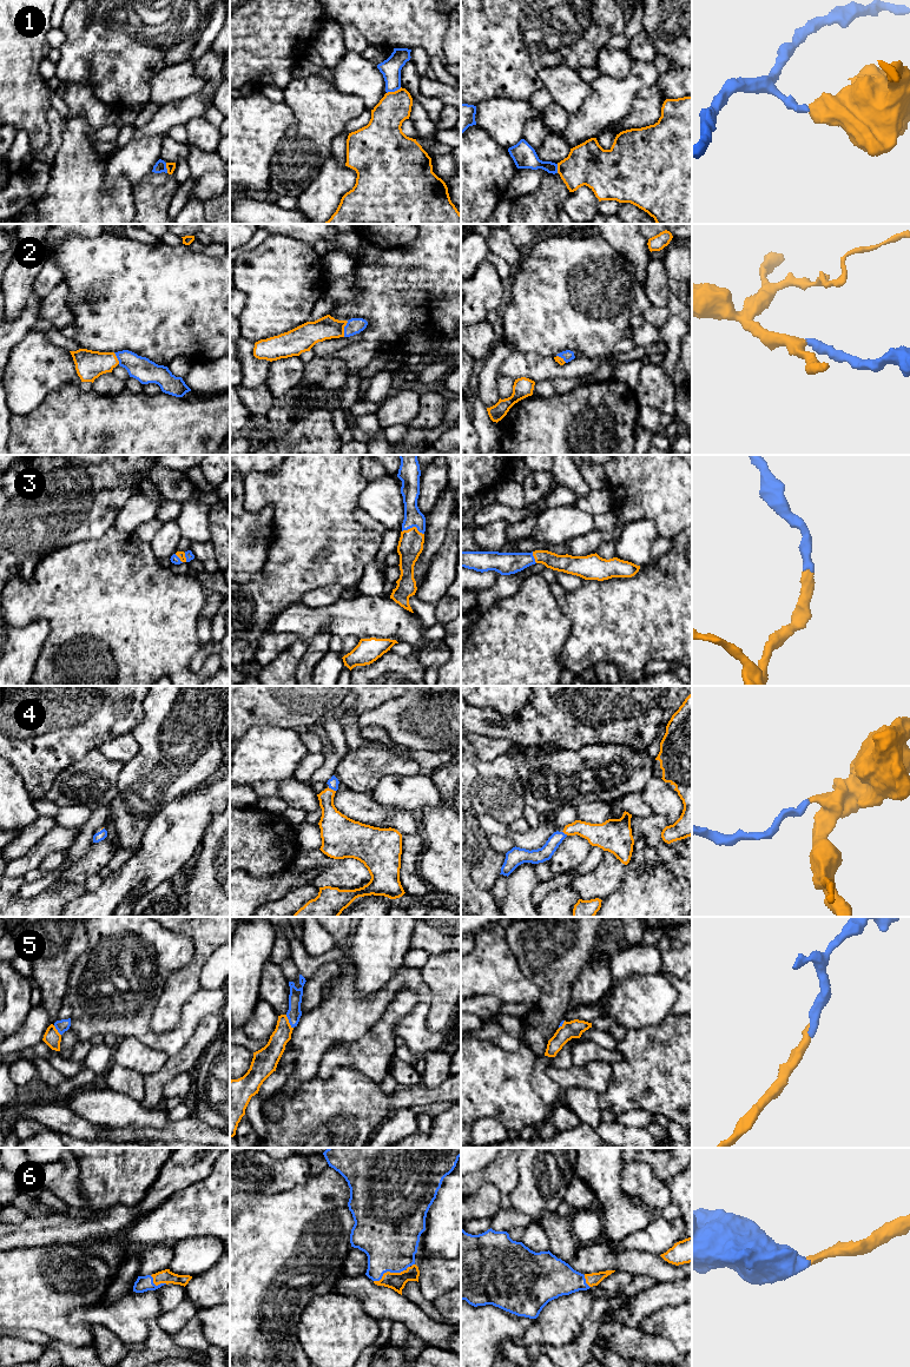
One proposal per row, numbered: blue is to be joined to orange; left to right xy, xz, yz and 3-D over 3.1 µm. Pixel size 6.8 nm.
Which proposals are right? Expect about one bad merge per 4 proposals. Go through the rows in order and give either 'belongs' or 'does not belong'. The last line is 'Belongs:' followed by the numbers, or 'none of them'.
1: does not belong
2: belongs
3: belongs
4: belongs
5: belongs
6: belongs
Belongs: 2, 3, 4, 5, 6

